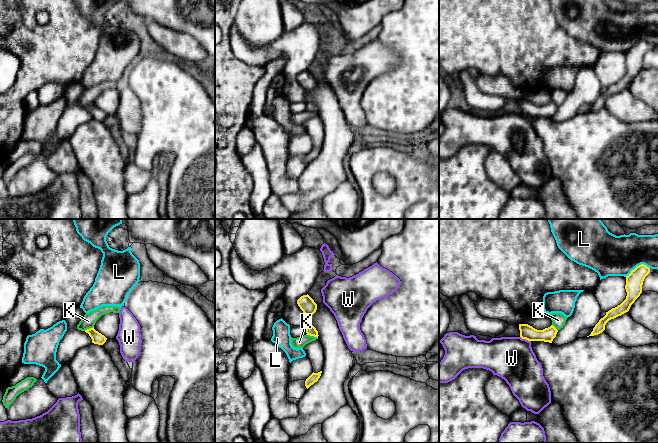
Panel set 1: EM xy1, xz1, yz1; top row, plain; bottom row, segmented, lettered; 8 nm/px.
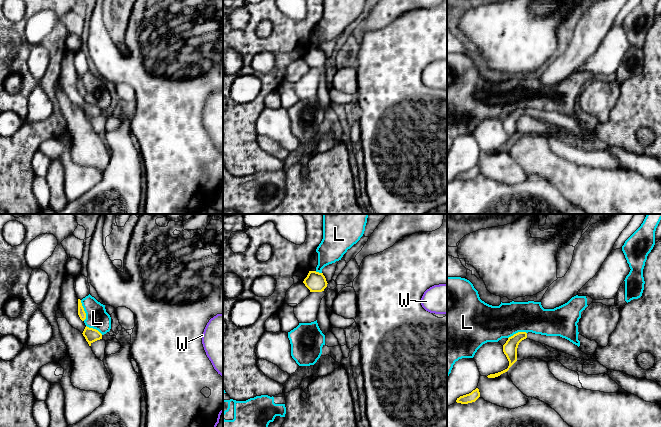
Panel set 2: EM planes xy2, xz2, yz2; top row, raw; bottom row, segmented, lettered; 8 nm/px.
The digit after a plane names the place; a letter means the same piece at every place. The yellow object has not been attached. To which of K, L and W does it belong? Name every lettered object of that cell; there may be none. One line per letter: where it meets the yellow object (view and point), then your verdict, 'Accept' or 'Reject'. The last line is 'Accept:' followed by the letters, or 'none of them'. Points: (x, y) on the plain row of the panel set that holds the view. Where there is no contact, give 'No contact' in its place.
K: Touches yellow at xz1 (312, 111). Reject
L: Touches yellow at yz1 (637, 42). Reject
W: Touches yellow at yz1 (525, 114). Reject
Accept: none of them

